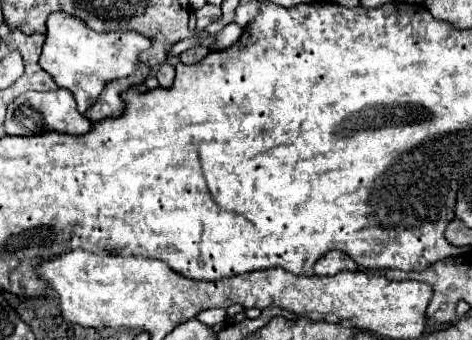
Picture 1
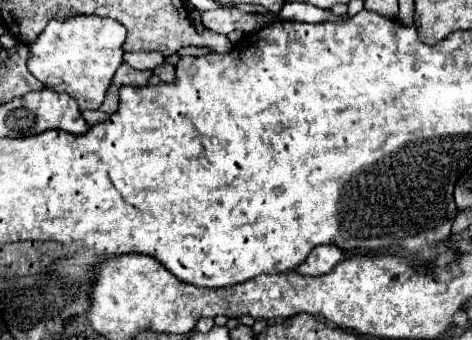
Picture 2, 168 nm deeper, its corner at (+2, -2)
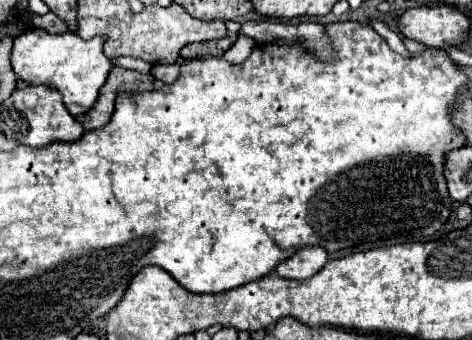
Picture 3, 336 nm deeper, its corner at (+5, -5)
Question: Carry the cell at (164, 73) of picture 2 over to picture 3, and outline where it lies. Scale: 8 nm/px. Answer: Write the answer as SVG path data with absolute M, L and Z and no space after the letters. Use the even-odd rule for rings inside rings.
M156 64L156 66L152 66L150 74L152 74L154 78L162 80L164 84L172 84L172 82L178 78L178 74L180 74L180 64L170 64L170 66L160 66L160 64Z

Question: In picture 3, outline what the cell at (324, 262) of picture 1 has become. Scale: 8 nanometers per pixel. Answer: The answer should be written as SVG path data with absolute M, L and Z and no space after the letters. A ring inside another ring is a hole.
M306 246L300 248L292 258L280 262L274 272L282 278L294 278L294 280L306 280L314 276L324 264L328 262L328 252L320 246Z

